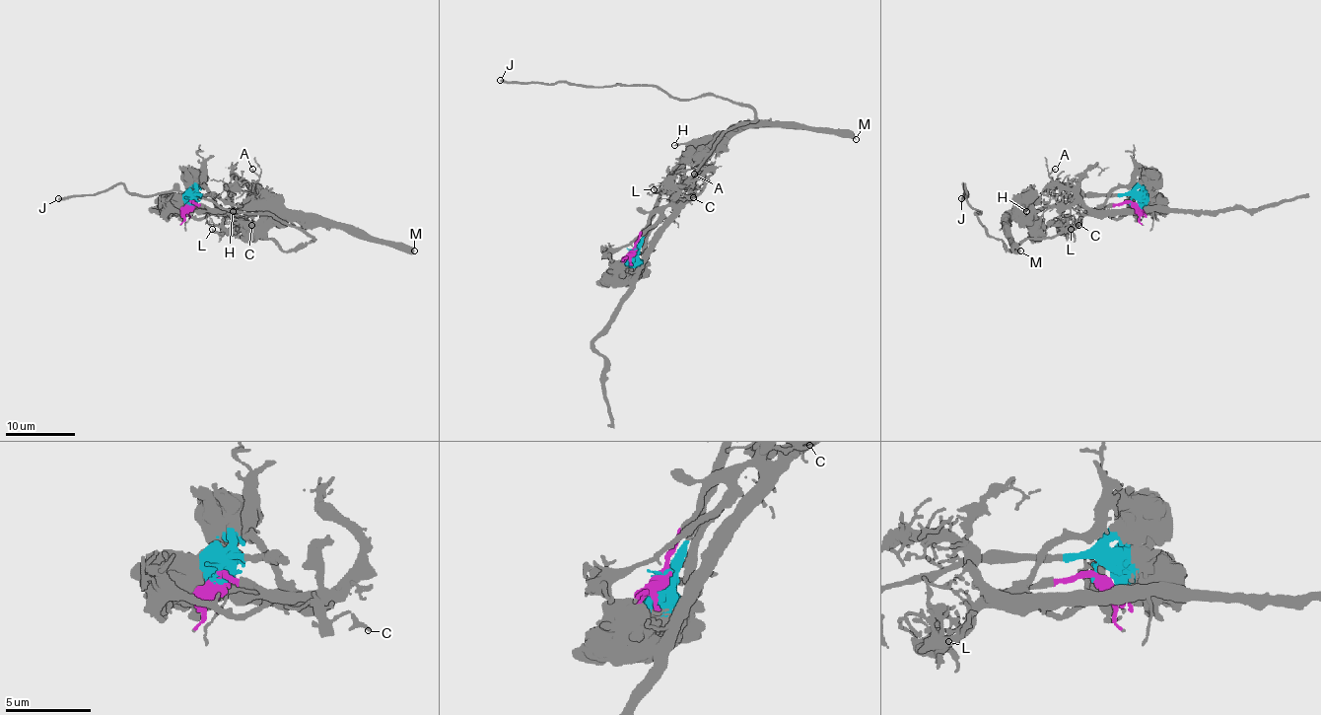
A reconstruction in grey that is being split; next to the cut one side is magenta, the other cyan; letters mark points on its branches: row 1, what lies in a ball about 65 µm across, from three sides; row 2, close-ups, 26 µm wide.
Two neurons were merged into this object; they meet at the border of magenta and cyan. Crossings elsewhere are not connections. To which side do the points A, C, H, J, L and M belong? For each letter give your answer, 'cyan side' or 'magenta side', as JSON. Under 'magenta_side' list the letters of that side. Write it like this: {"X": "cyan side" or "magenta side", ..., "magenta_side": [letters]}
{"A": "magenta side", "C": "magenta side", "H": "cyan side", "J": "magenta side", "L": "magenta side", "M": "cyan side", "magenta_side": ["A", "C", "J", "L"]}

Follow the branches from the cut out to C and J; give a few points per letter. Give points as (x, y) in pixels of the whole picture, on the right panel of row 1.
C: (1134, 204), (1099, 206), (1079, 218), (1078, 225)
J: (1134, 204), (1099, 206), (1073, 227), (1052, 238), (1026, 238), (1011, 251), (991, 238), (963, 183), (961, 199)

